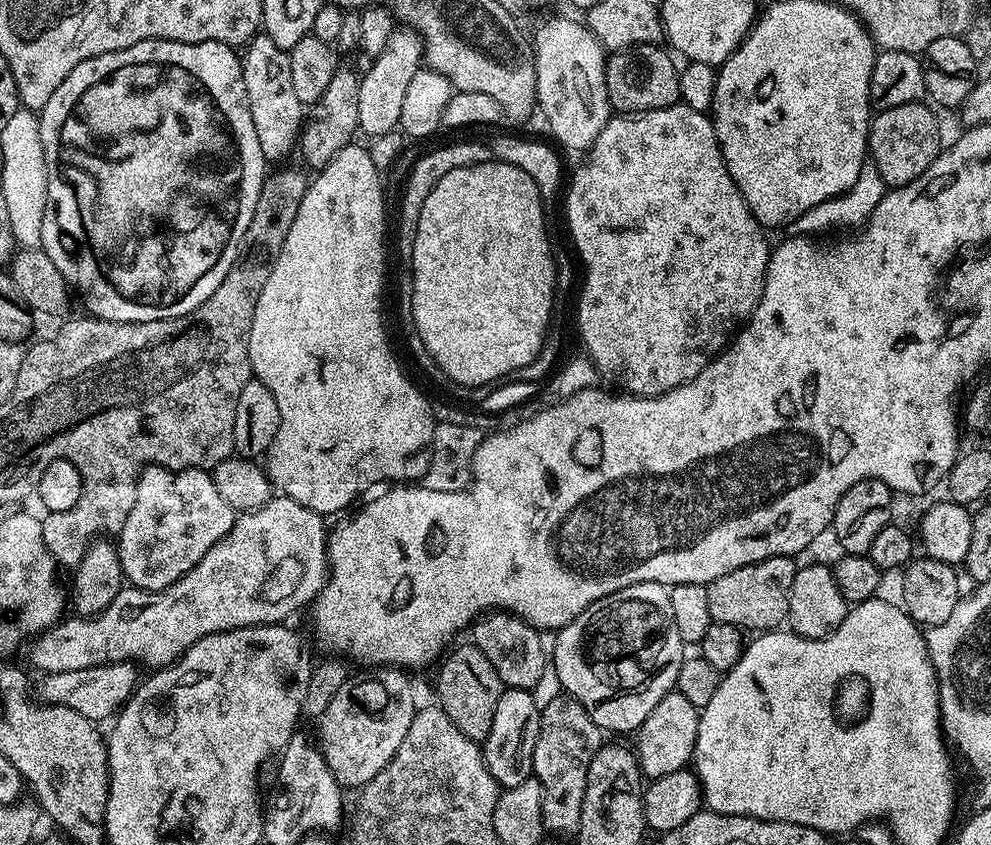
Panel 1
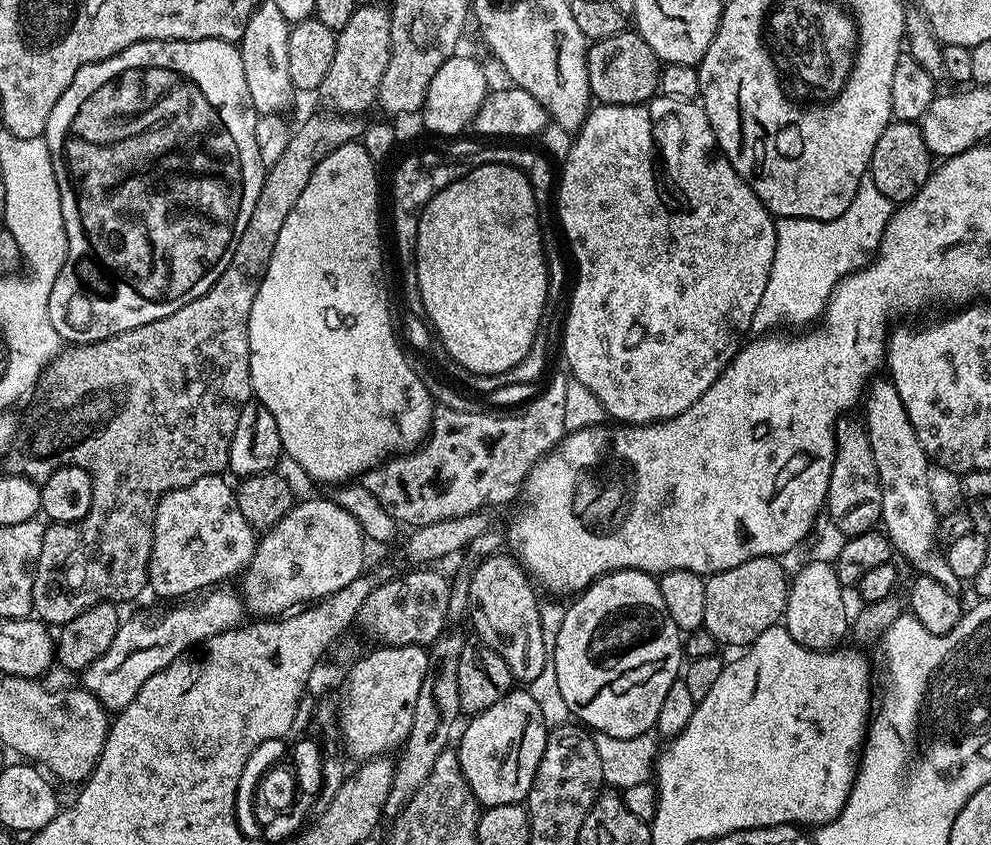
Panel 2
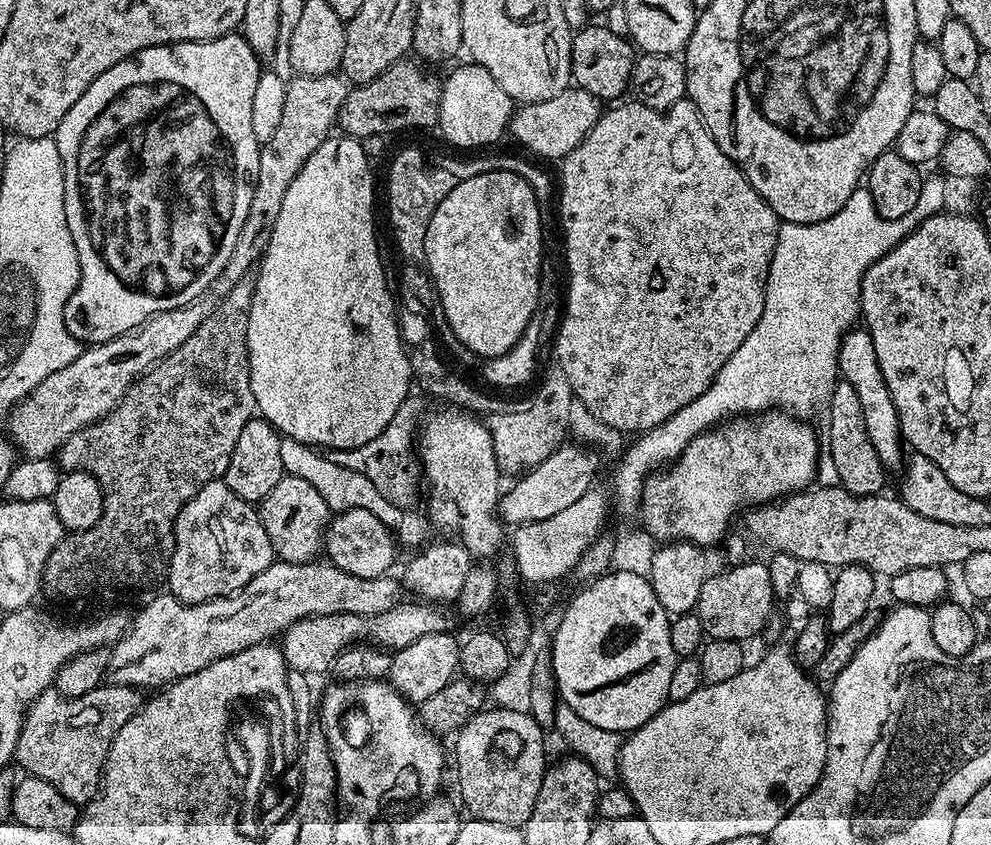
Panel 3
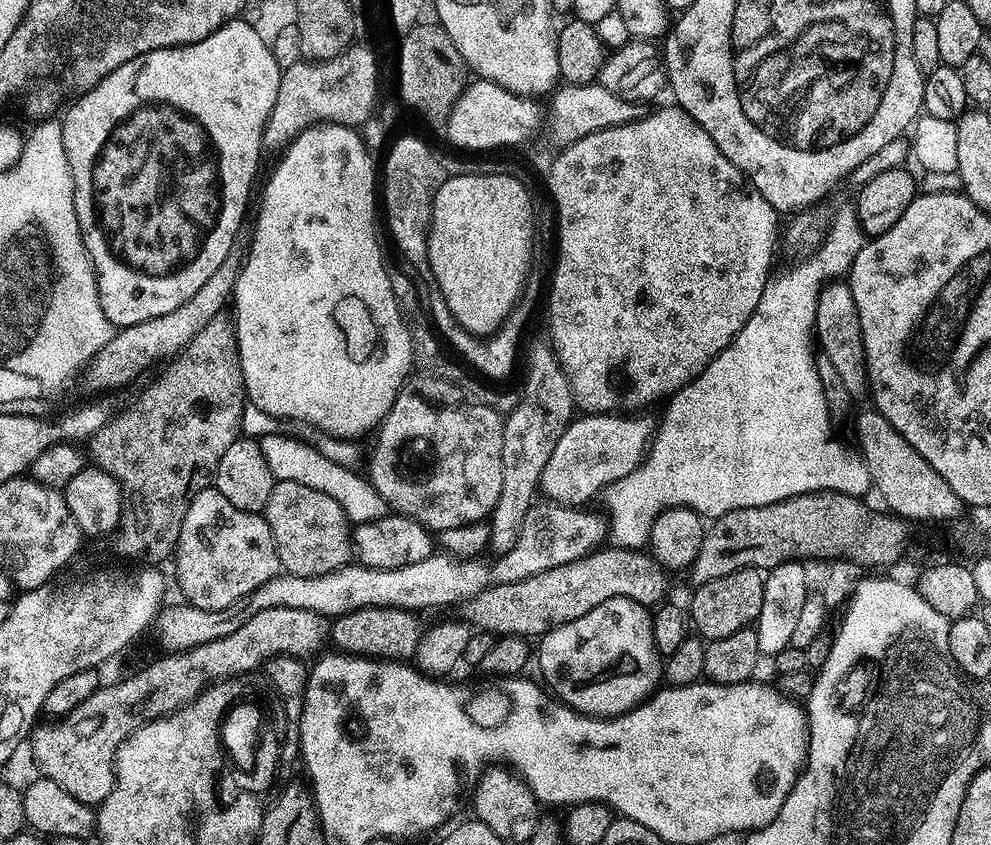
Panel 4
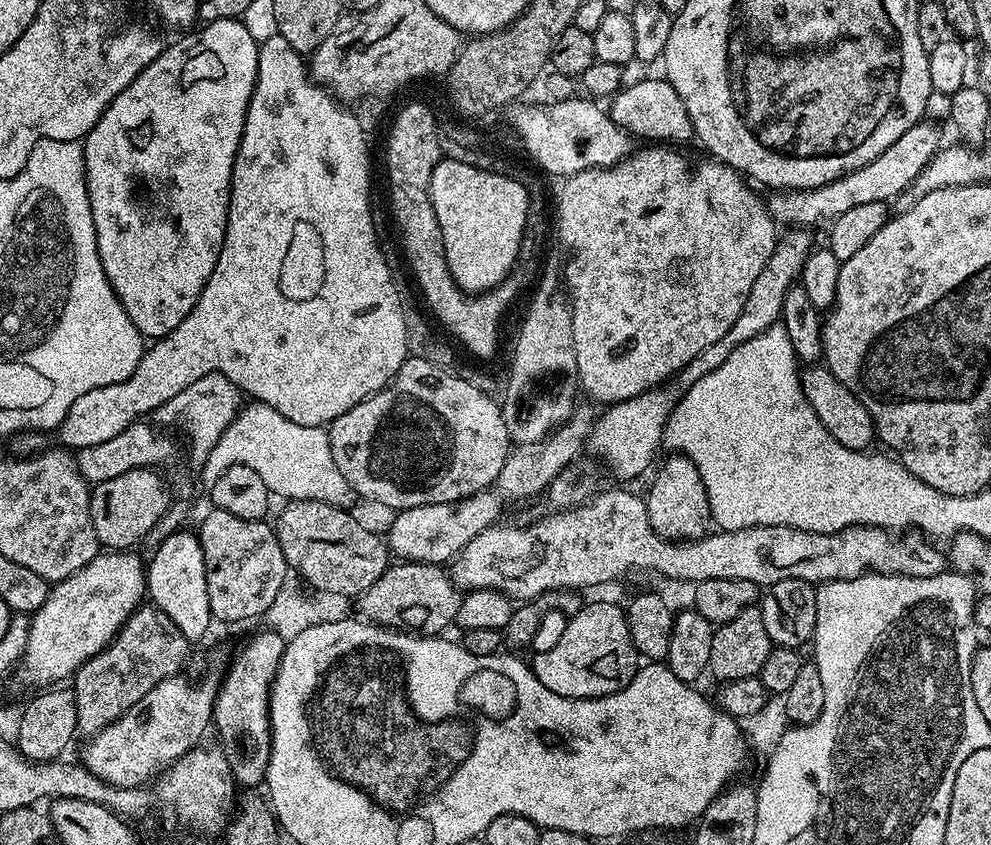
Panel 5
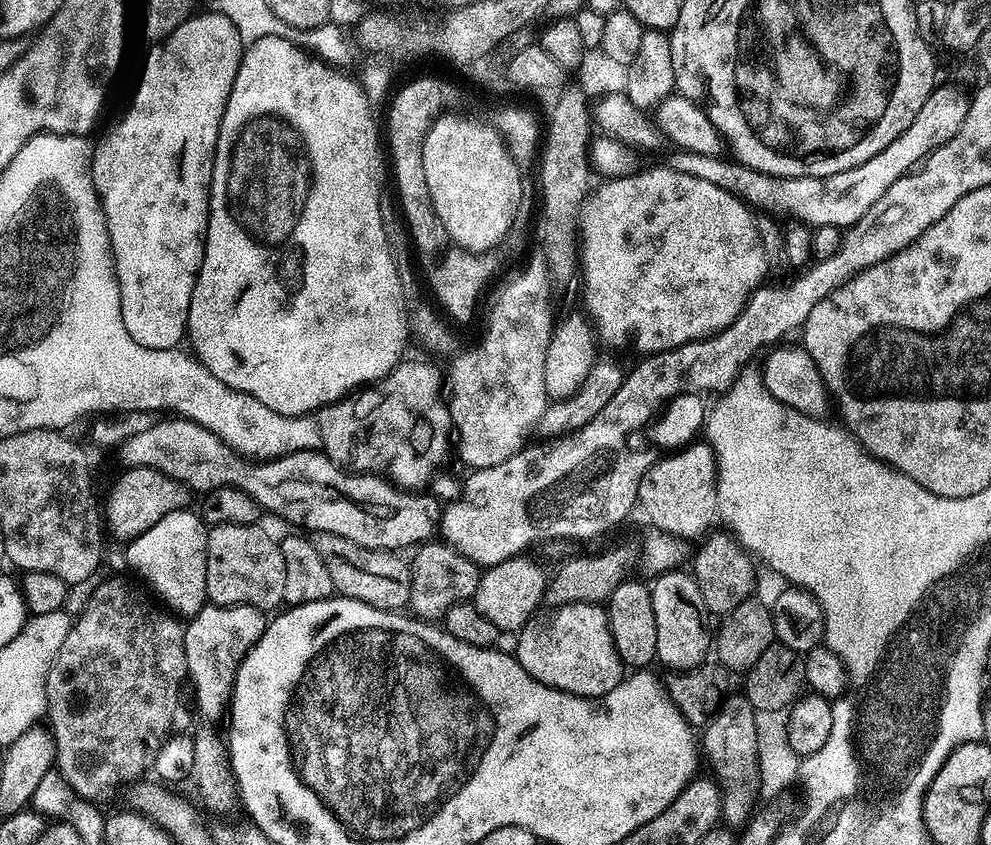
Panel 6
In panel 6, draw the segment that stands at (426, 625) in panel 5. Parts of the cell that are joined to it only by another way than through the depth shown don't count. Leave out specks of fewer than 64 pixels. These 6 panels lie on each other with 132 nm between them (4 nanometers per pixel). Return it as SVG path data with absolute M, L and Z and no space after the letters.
M425 542L415 553L416 561L411 561L412 585L407 607L413 617L424 622L439 621L450 610L450 606L471 601L480 581L481 569L467 560L456 548L446 542Z

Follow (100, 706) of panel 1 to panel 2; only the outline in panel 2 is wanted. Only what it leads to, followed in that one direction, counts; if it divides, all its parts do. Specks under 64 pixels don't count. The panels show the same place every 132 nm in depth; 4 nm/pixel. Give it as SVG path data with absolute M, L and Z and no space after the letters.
M220 586L205 591L199 598L181 603L184 604L181 608L172 608L169 612L162 613L160 620L153 624L148 620L125 619L114 642L110 642L110 650L106 650L98 662L94 662L82 673L84 691L94 694L94 698L98 698L100 705L108 709L109 713L120 712L130 706L130 702L134 702L134 694L146 686L149 678L166 670L170 662L203 644L211 636L241 627L246 620L246 605L239 595L235 596L226 589L227 587Z

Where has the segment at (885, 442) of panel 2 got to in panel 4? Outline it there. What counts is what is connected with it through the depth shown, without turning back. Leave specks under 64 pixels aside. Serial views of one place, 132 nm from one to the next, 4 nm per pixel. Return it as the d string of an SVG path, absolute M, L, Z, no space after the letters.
M835 280L824 284L816 298L814 336L819 349L837 368L844 387L854 398L867 393L867 372L864 364L864 343L861 338L861 322L854 305L852 291L847 281Z

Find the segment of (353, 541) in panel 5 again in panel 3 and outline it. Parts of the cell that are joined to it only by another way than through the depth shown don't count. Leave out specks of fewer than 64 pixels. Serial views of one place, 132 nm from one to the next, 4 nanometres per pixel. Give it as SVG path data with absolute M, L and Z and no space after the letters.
M286 474L278 486L274 486L274 490L270 490L270 494L259 501L258 511L262 526L266 526L266 534L270 534L273 553L280 560L291 564L307 564L319 557L316 555L321 555L330 509L322 494L318 494L310 482Z

